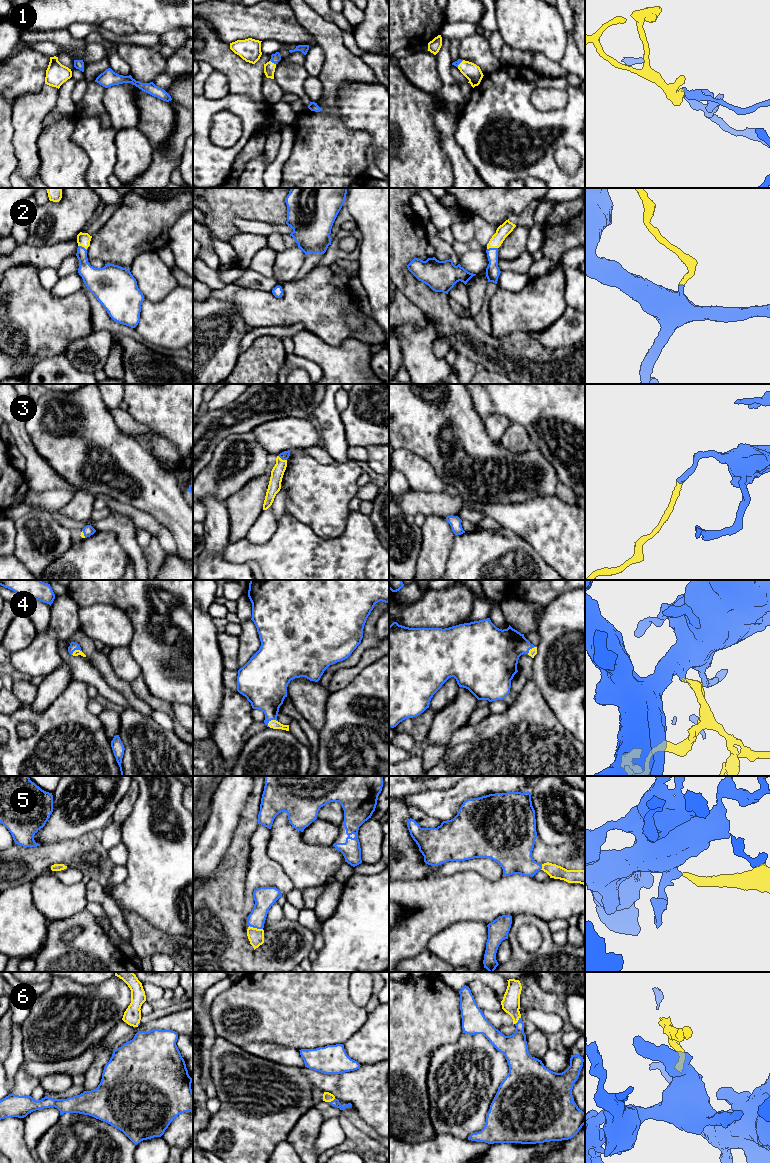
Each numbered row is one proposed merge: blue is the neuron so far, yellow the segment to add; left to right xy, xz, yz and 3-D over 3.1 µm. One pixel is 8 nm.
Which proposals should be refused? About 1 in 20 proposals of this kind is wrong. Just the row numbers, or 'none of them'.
none of them

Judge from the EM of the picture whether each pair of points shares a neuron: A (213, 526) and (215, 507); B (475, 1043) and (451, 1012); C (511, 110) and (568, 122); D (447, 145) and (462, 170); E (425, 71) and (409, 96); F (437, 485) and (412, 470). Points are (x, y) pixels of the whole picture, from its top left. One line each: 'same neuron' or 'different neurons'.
A: same neuron
B: different neurons
C: same neuron
D: same neuron
E: different neurons
F: same neuron

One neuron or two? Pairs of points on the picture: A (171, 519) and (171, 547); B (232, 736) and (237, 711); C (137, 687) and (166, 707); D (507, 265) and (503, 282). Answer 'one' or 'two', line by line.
A: two
B: one
C: one
D: two

